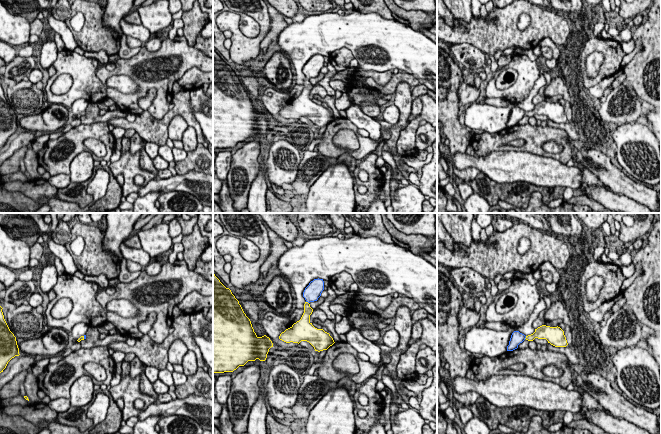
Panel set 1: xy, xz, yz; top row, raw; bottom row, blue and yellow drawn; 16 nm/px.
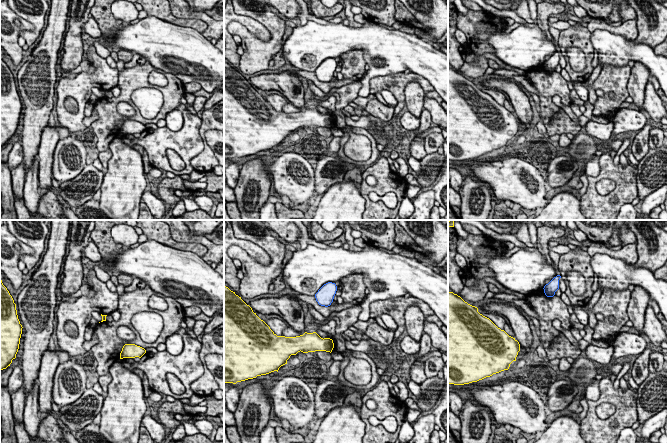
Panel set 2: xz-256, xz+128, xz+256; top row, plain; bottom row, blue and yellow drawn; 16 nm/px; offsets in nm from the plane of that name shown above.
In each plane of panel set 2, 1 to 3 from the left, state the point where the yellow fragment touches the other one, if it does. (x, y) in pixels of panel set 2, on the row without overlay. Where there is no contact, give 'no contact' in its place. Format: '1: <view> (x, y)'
1: no contact
2: no contact
3: no contact

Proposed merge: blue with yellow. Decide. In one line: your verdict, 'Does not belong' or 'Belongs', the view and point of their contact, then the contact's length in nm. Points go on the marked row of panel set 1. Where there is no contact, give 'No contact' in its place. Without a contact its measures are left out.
Belongs. Touches blue at xz (307, 301). Shared border 60 nm

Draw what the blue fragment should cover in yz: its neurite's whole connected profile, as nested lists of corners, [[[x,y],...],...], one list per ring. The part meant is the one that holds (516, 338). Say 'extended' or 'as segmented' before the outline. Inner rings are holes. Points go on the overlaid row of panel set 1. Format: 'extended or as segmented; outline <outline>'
extended; outline [[[542,325],[535,329],[535,332],[531,335],[525,336],[519,331],[514,331],[511,335],[507,351],[513,351],[518,348],[518,345],[525,339],[533,341],[535,338],[546,339],[548,343],[555,347],[566,347],[568,345],[564,331],[560,327],[550,327]]]

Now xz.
extended; outline [[[314,279],[309,283],[303,292],[306,302],[304,304],[304,313],[299,321],[294,323],[290,328],[286,329],[279,336],[279,339],[286,343],[300,343],[301,341],[309,342],[315,351],[327,350],[335,342],[329,333],[323,329],[315,328],[310,322],[310,315],[313,309],[310,302],[317,301],[324,290],[323,279]]]

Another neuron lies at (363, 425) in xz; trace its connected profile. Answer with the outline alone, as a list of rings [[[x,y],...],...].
[[[370,377],[365,384],[357,388],[353,395],[354,401],[354,416],[356,422],[355,434],[368,434],[371,427],[379,421],[383,426],[386,420],[379,411],[383,409],[384,399],[381,394],[376,391],[377,379]],[[360,394],[364,394],[368,400],[368,405],[361,405],[358,401]]]

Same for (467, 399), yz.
[[[453,392],[453,396],[456,401],[462,403],[465,407],[469,407],[480,397],[479,393],[477,392],[467,392],[465,394]]]

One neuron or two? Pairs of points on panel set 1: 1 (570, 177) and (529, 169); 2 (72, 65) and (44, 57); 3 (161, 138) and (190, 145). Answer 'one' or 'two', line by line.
1: one
2: two
3: two

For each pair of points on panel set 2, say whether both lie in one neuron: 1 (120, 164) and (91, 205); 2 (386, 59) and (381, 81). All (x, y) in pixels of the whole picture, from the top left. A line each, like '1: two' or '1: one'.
1: two
2: two

